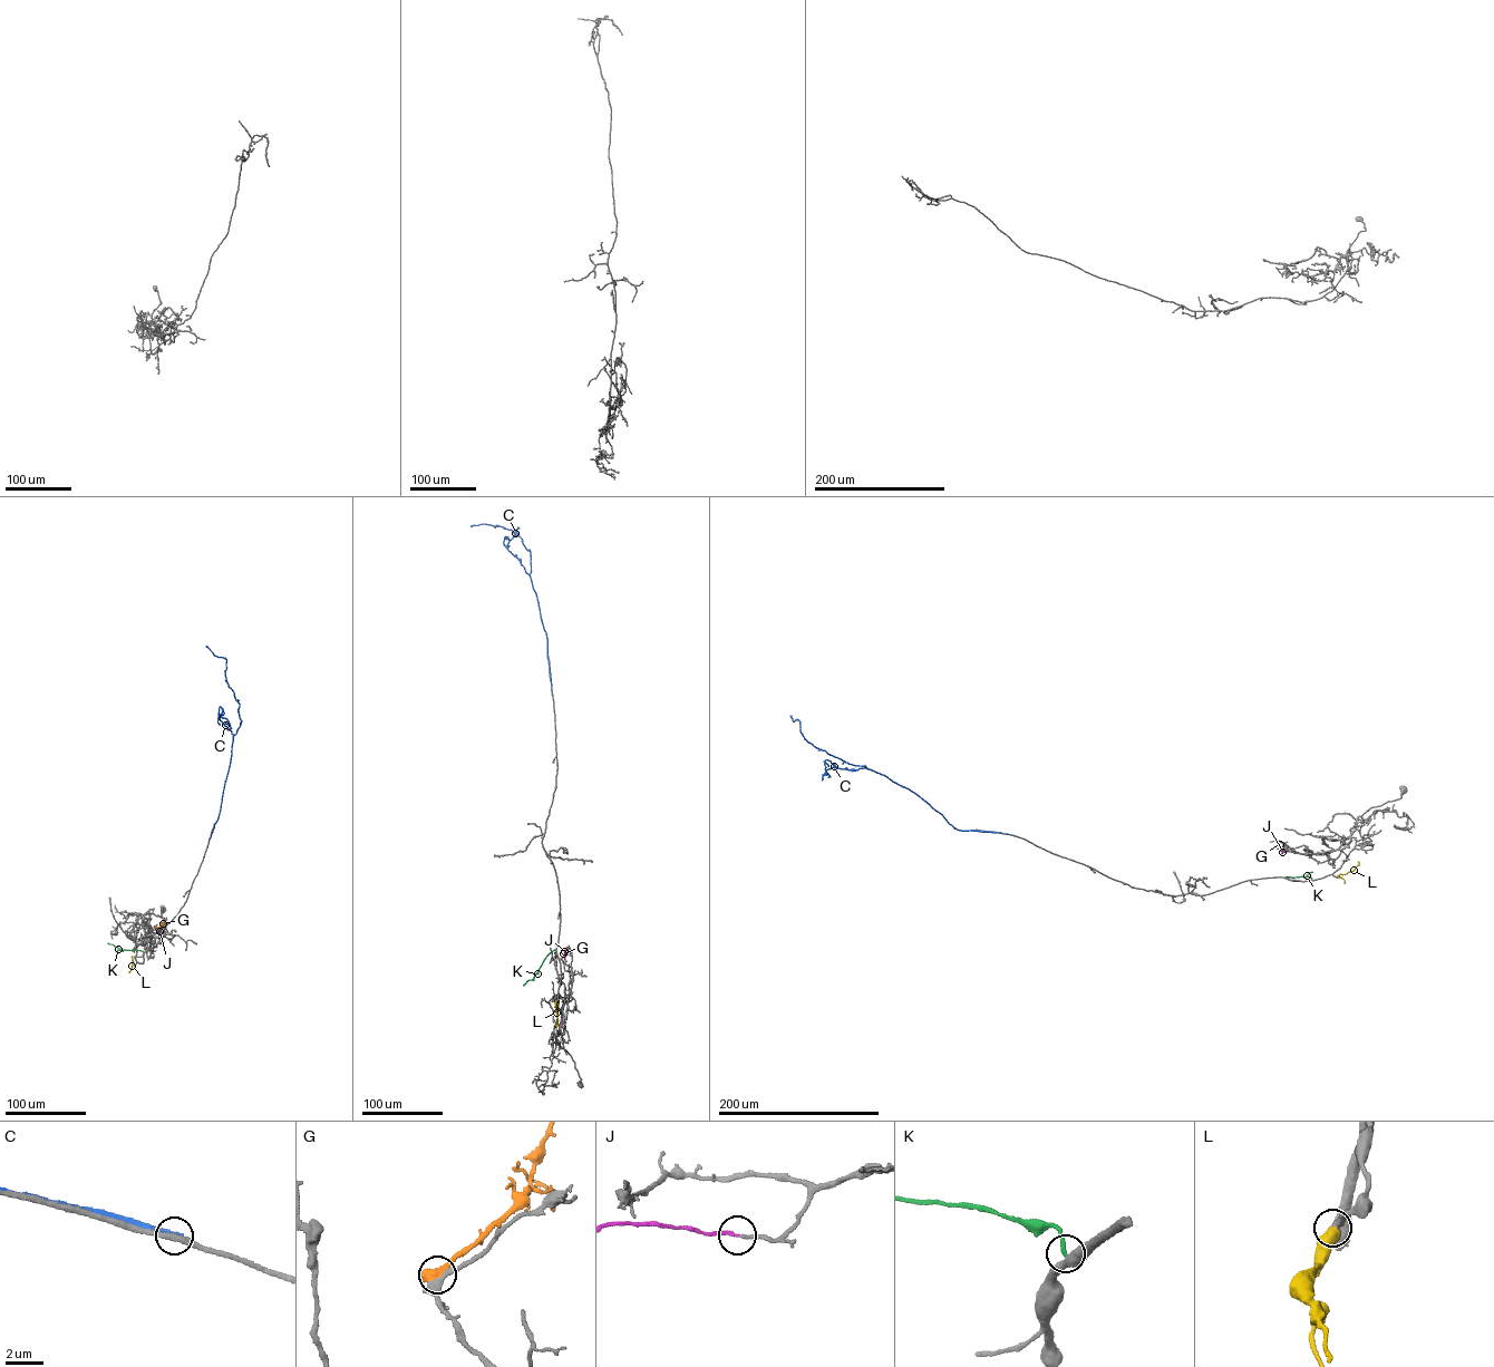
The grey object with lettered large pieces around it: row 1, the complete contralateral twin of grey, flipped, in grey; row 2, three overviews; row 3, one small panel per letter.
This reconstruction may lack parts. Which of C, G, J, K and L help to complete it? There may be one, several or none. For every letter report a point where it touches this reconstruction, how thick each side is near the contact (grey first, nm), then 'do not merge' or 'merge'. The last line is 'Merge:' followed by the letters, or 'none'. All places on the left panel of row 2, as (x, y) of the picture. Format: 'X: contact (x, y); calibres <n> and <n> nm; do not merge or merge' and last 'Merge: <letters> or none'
C: contact (209, 842); calibres 320 and 240 nm; do not merge
G: contact (155, 927); calibres 300 and 500 nm; do not merge
J: contact (157, 931); calibres 180 and 170 nm; merge
K: contact (144, 952); calibres 480 and 240 nm; do not merge
L: contact (134, 963); calibres 280 and 600 nm; merge
Merge: J, L

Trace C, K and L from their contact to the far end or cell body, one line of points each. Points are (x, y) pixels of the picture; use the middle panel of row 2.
C: (552, 695), (547, 639), (530, 575), (530, 551), (511, 530), (485, 524), (471, 525)
K: (555, 949), (533, 978), (523, 985)
L: (556, 1000), (555, 1026)

